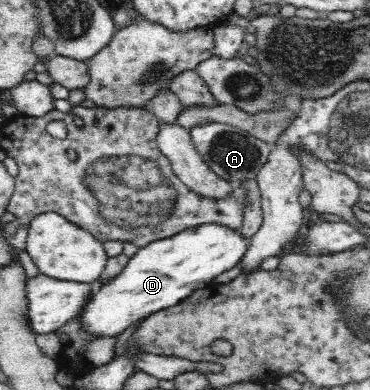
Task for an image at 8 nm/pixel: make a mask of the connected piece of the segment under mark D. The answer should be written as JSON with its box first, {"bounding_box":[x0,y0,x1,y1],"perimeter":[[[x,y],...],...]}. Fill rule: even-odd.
{"bounding_box":[78,223,250,338],"perimeter":[[[202,223],[141,247],[127,266],[102,287],[97,286],[78,317],[83,327],[100,338],[114,337],[134,321],[172,307],[194,291],[214,282],[221,273],[239,265],[250,238],[221,223]]]}

